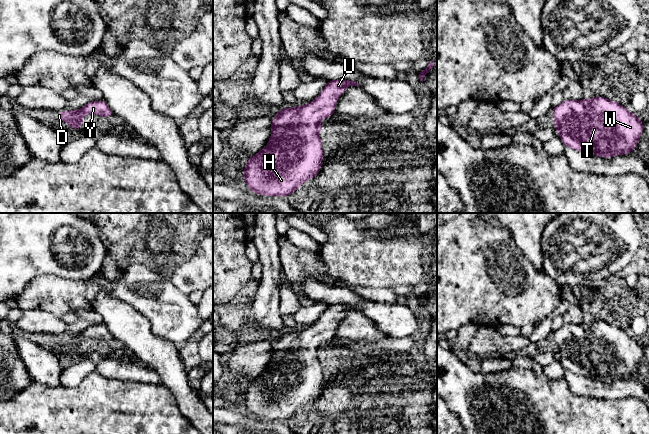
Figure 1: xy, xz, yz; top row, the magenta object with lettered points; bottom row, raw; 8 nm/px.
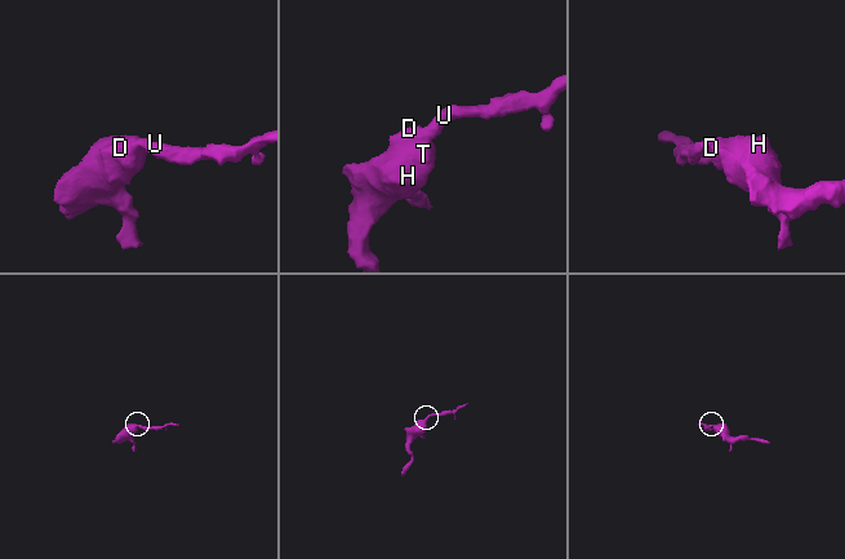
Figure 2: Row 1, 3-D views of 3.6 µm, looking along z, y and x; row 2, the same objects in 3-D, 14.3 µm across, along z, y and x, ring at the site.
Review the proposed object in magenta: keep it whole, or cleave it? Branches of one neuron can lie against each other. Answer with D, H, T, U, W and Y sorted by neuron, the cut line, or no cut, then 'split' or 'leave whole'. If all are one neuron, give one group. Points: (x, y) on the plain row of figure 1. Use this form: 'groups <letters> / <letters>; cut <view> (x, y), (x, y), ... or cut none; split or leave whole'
groups D H T U W Y; cut none; leave whole

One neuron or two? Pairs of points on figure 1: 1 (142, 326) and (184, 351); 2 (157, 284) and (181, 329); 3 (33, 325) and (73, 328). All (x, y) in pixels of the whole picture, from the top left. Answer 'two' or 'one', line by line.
1: two
2: one
3: one

